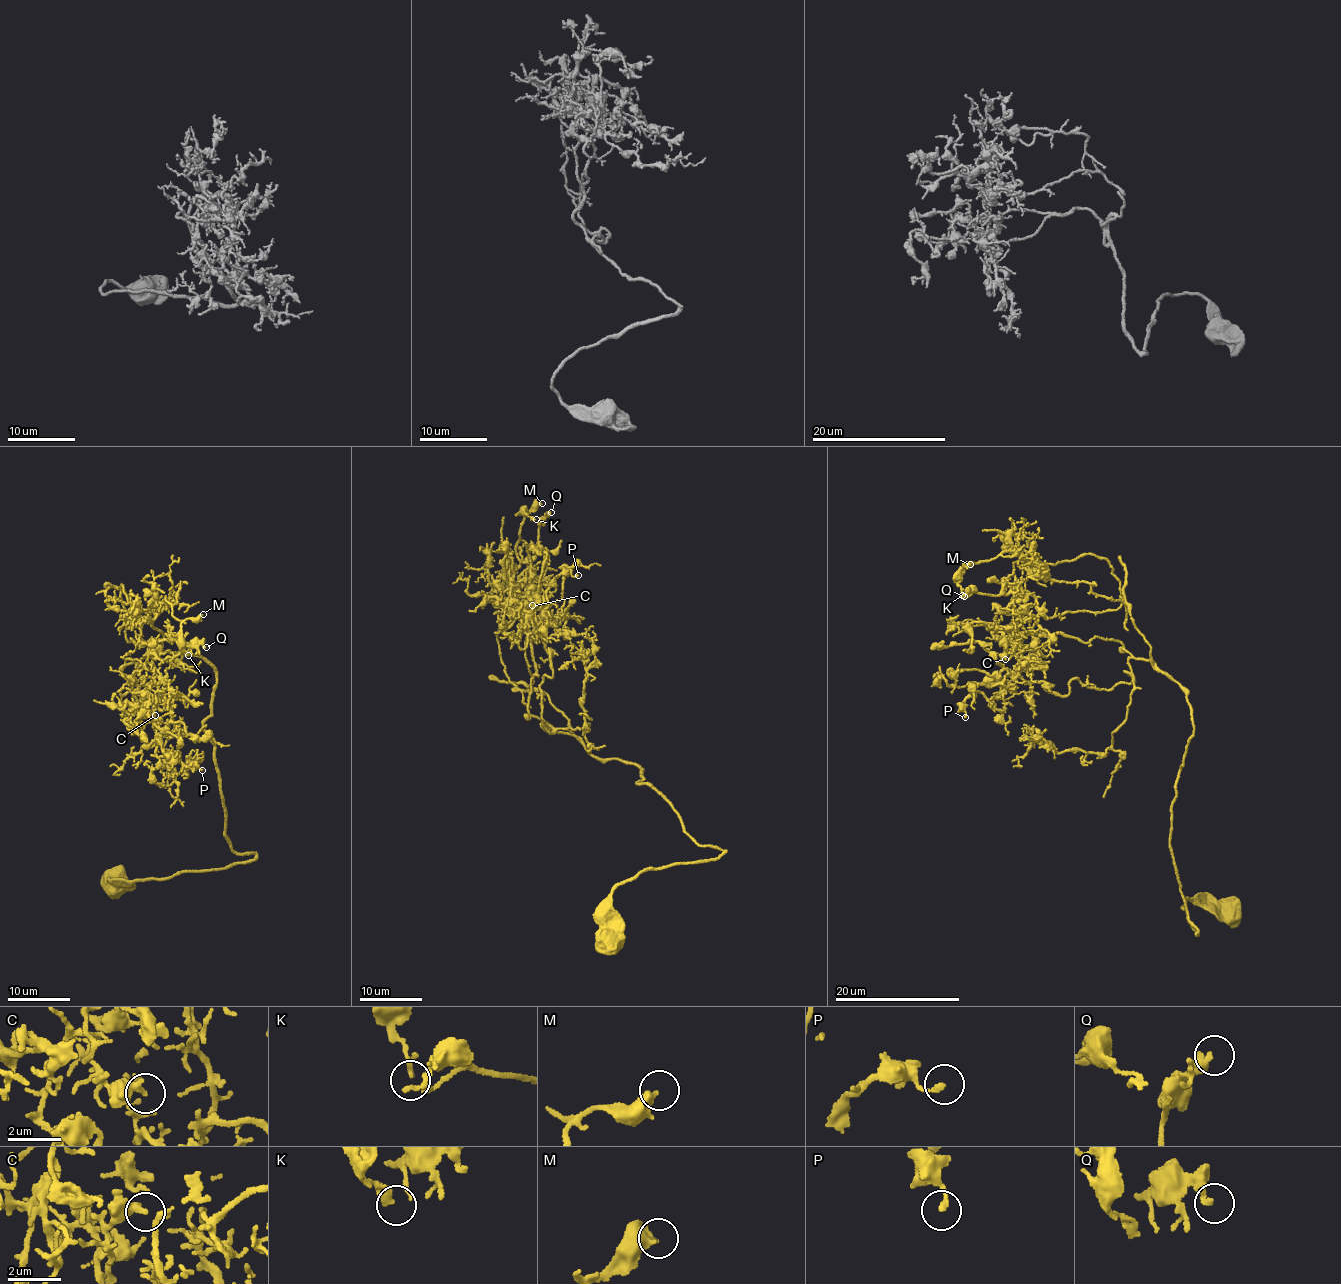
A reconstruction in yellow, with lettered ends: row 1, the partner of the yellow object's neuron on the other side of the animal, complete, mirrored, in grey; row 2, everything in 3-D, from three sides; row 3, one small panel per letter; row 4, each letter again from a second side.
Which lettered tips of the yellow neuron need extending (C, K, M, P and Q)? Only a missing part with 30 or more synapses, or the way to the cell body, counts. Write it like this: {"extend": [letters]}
{"extend": []}

